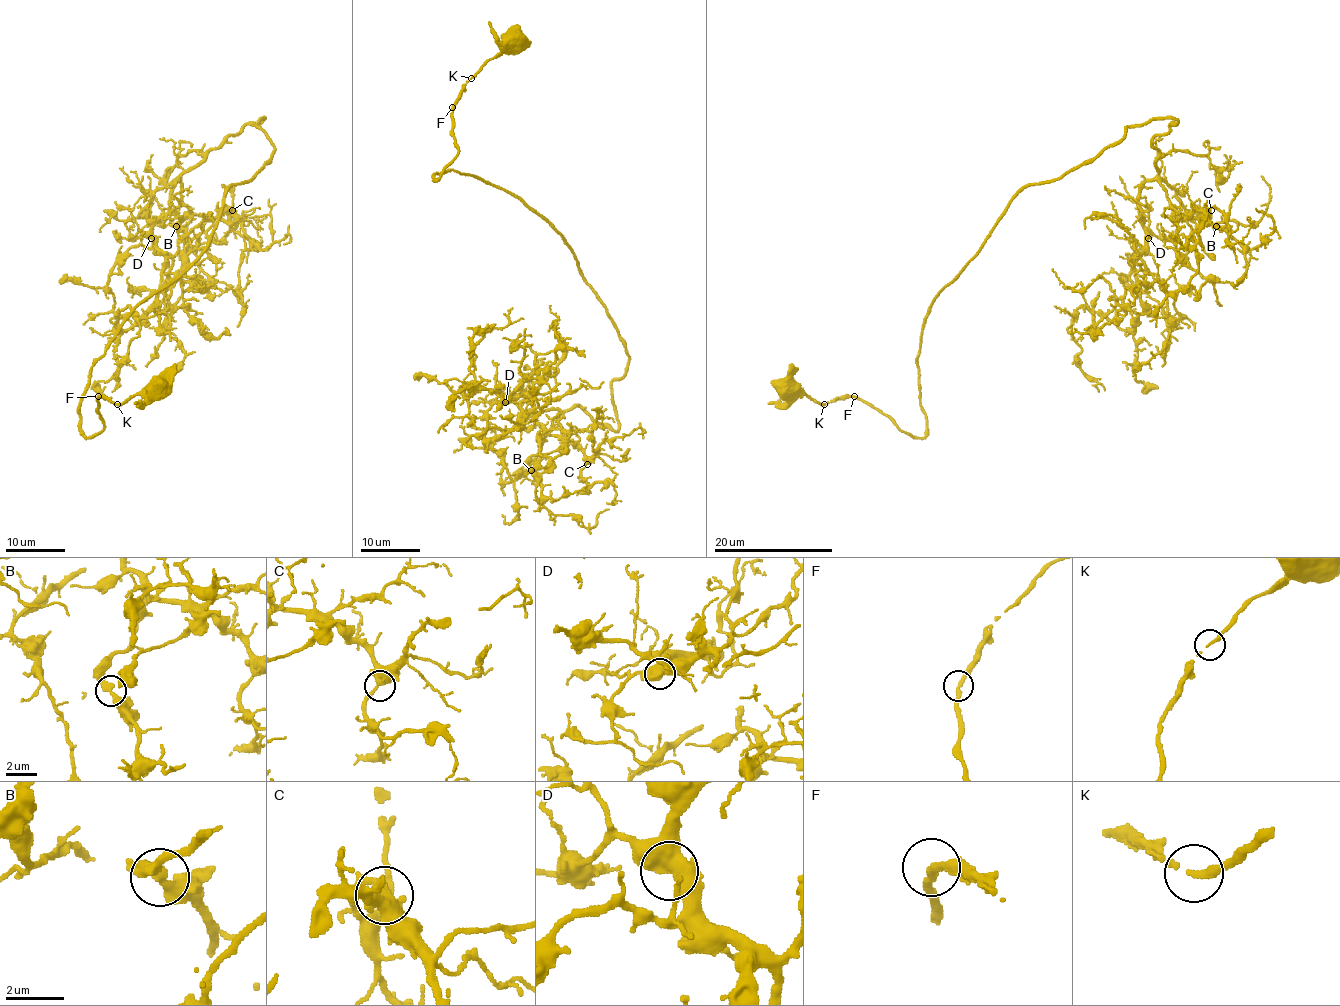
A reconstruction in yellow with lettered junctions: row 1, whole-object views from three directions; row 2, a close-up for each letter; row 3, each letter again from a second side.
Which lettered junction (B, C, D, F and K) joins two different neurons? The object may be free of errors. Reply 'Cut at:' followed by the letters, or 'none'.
Cut at: none

